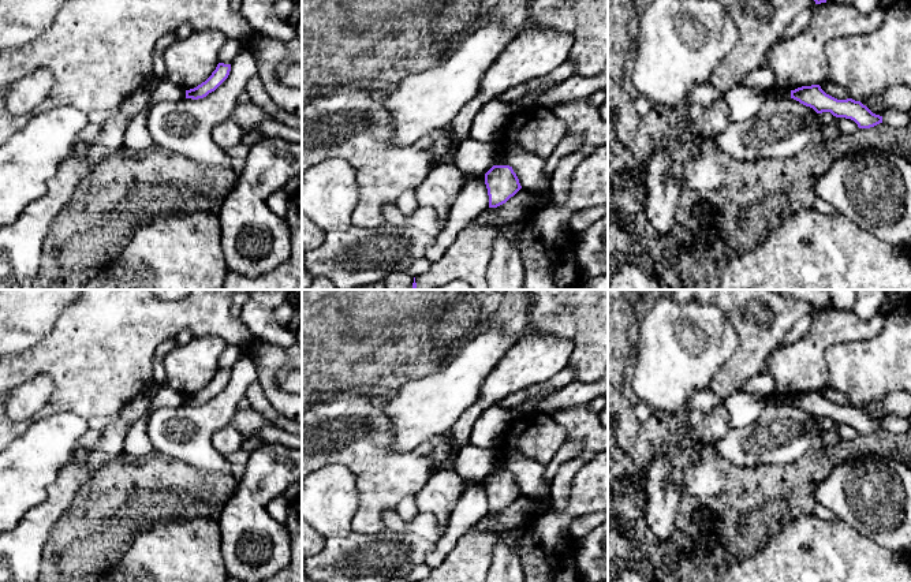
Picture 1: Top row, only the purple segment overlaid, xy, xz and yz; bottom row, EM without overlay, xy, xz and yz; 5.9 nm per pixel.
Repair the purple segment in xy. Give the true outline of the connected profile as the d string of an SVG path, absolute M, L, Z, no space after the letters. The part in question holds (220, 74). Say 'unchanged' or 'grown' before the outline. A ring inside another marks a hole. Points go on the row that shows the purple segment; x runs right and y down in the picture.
unchanged; M219 63L212 75L194 89L186 90L186 98L204 98L214 92L229 75L231 64Z

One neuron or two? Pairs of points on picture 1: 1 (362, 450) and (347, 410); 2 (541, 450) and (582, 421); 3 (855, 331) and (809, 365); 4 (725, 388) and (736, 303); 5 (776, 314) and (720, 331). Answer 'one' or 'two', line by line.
1: one
2: two
3: one
4: one
5: two

